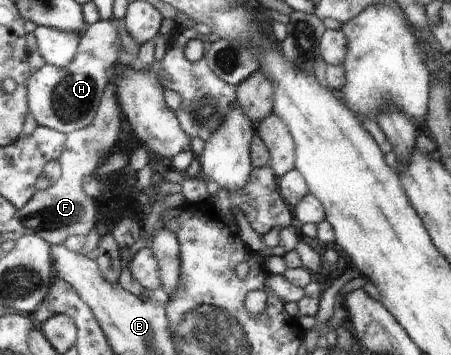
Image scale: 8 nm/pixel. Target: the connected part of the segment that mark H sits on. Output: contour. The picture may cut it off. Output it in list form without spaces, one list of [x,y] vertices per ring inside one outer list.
[[[97,21],[87,28],[79,38],[79,47],[75,59],[68,67],[57,68],[46,63],[40,69],[34,69],[26,80],[28,88],[28,106],[30,114],[39,126],[63,133],[68,136],[73,131],[80,131],[95,121],[103,92],[111,82],[112,67],[119,56],[117,22]]]

